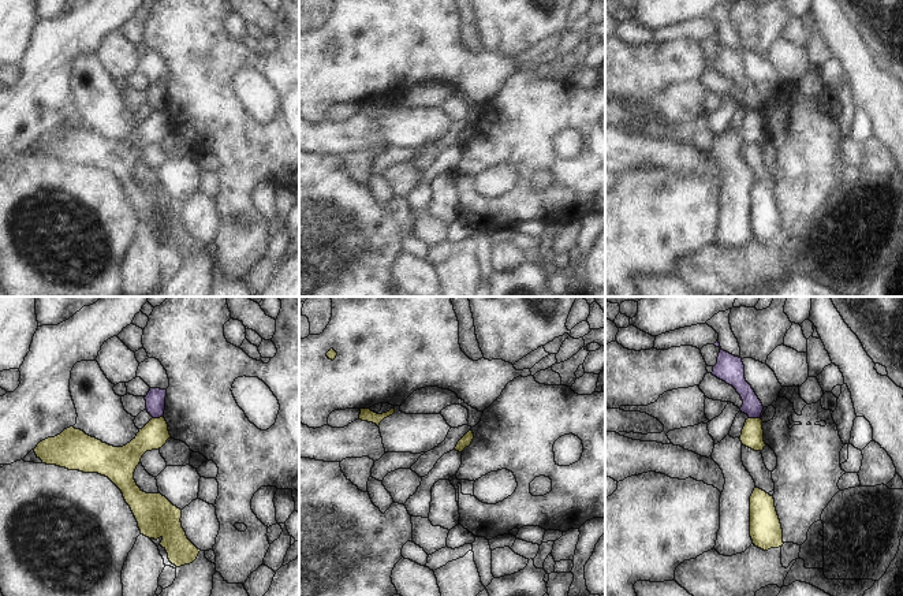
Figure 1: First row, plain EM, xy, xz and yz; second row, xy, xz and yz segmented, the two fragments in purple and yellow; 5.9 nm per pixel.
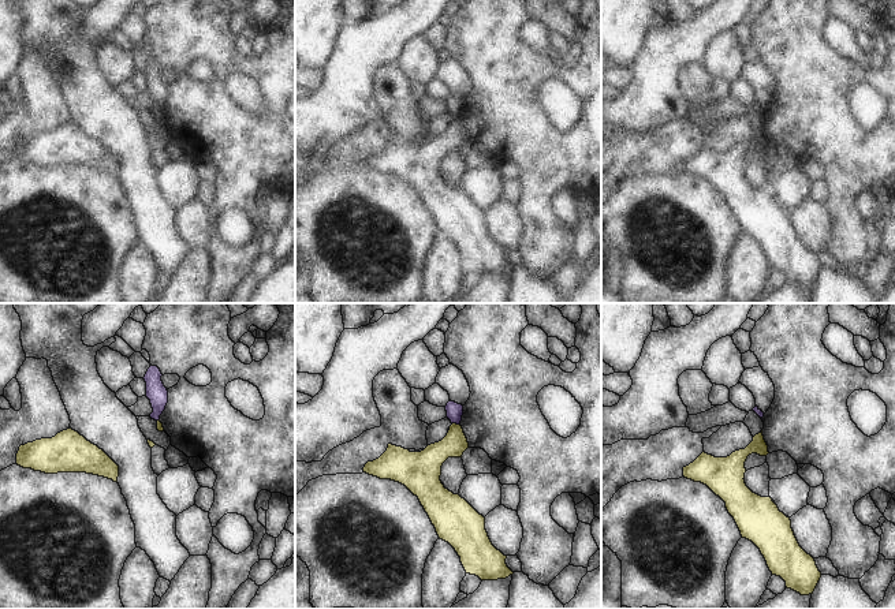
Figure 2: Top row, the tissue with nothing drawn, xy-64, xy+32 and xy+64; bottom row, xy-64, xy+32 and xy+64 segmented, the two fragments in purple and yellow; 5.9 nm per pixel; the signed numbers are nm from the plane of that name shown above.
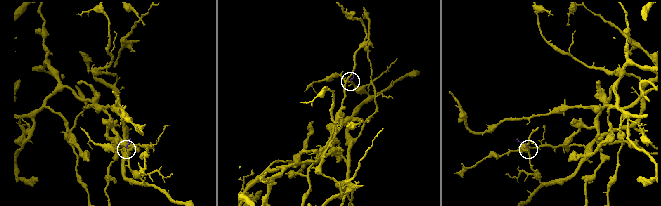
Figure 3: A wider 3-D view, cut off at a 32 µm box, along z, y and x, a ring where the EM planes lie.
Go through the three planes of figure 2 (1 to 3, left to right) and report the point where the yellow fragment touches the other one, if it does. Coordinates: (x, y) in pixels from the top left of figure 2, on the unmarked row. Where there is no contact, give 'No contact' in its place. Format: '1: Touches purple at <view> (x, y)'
1: No contact
2: Touches purple at xy+32 (455, 116)
3: No contact.

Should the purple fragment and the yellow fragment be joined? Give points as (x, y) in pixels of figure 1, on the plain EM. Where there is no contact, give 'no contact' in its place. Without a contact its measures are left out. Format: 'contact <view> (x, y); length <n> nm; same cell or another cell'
contact yz (754, 111); length 60 nm; another cell

